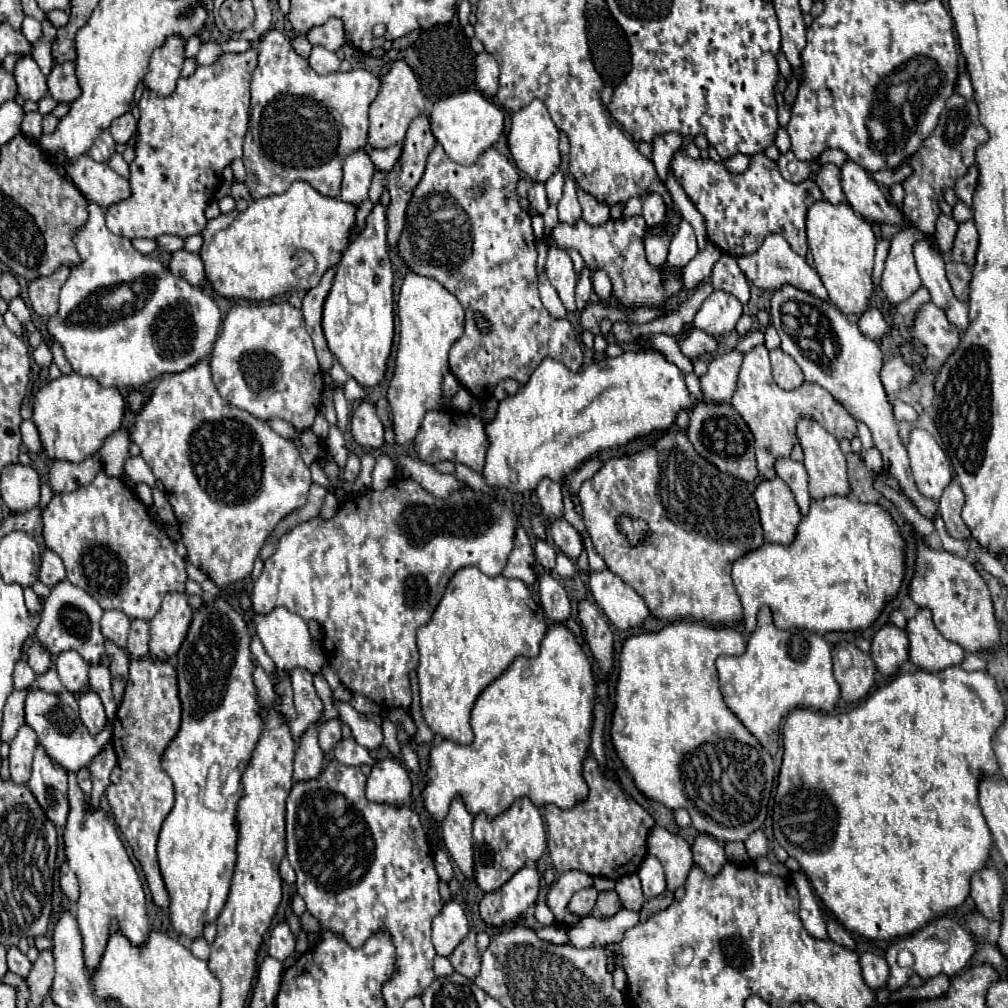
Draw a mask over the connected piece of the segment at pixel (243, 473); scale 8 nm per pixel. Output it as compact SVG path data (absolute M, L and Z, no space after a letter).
M204 358L203 361L195 363L193 367L185 369L183 373L167 373L164 374L155 389L151 391L151 397L147 401L147 405L139 411L139 415L135 417L135 423L133 423L133 429L131 429L131 441L137 443L141 447L141 457L145 459L145 463L151 467L155 479L159 479L163 485L165 485L165 495L169 499L169 503L173 505L173 511L177 515L177 523L179 523L179 533L181 533L181 541L183 545L187 547L187 555L191 559L191 563L195 567L201 567L213 583L217 585L231 585L235 581L241 581L245 577L251 575L253 571L253 563L265 543L265 539L269 537L269 533L275 529L275 525L291 511L299 509L305 505L307 501L307 493L309 493L309 485L311 485L311 473L309 473L309 467L305 465L305 461L301 459L301 453L299 449L295 447L293 441L289 439L283 439L281 435L277 435L267 423L251 417L247 411L241 411L241 409L235 409L231 407L215 389L213 381L211 381L211 373L209 373L209 359Z

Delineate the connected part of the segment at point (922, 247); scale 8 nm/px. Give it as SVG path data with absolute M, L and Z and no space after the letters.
M923 239L923 241L915 241L913 255L917 261L923 287L927 287L927 291L931 293L931 301L947 313L951 323L955 323L961 331L965 331L967 329L967 305L961 303L953 295L951 285L945 275L945 263L943 263L941 253L937 253L931 247L929 239Z

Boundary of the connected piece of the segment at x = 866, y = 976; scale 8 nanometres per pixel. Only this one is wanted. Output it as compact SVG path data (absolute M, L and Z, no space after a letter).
M863 953L859 957L859 965L861 965L861 975L863 981L871 987L871 989L879 989L885 987L887 979L889 979L889 965L883 957L873 955L873 953Z

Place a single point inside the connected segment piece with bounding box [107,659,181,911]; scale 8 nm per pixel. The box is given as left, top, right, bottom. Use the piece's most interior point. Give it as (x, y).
(148, 718)

